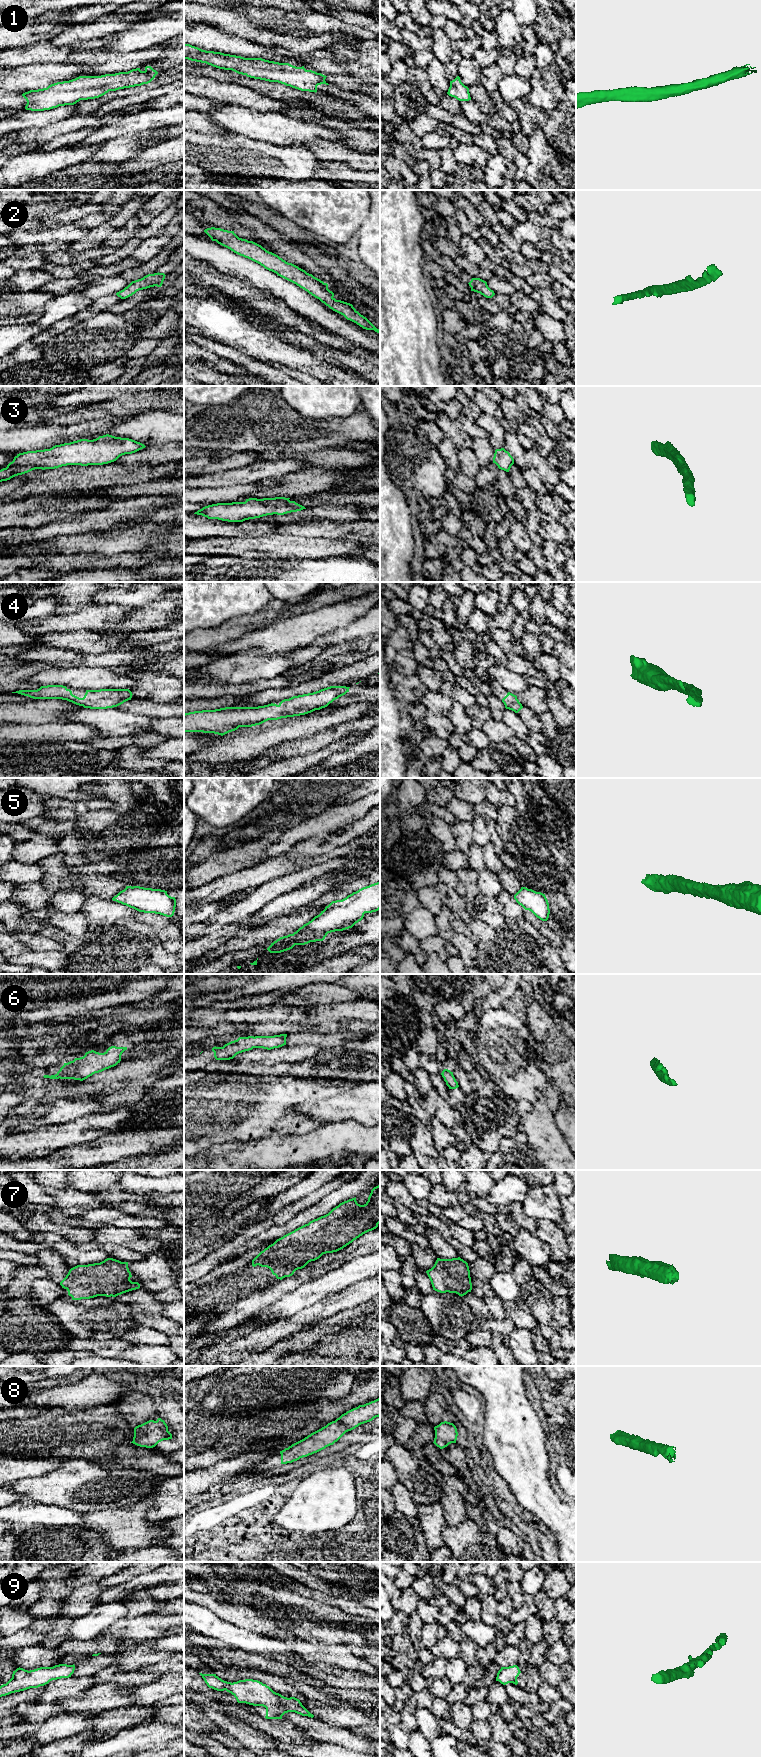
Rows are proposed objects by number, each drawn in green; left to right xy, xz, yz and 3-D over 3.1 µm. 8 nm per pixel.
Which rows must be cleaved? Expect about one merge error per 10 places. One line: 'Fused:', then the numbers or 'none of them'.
Fused: none of them

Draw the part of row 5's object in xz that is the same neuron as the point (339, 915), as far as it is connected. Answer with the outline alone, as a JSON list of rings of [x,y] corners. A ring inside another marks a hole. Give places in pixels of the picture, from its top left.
[[[380,881],[363,887],[342,900],[332,901],[311,921],[293,934],[280,937],[267,948],[270,953],[281,953],[295,945],[323,941],[328,933],[352,928],[365,913],[380,909]]]

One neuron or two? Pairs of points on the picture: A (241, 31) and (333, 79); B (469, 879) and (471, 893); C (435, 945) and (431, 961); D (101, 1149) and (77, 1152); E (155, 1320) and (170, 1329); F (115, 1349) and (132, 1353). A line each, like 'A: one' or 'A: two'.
A: two
B: one
C: two
D: one
E: one
F: two

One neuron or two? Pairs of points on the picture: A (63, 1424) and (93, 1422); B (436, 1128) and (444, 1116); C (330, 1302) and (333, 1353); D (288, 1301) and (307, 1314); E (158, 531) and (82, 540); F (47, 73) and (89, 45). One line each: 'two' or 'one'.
A: one
B: two
C: two
D: two
E: one
F: two

